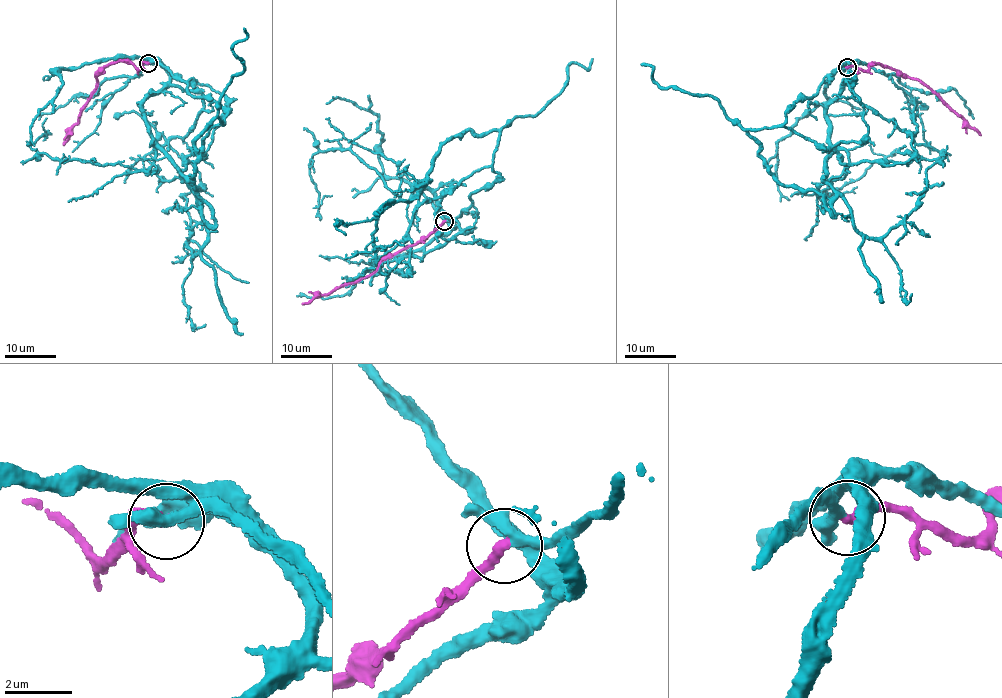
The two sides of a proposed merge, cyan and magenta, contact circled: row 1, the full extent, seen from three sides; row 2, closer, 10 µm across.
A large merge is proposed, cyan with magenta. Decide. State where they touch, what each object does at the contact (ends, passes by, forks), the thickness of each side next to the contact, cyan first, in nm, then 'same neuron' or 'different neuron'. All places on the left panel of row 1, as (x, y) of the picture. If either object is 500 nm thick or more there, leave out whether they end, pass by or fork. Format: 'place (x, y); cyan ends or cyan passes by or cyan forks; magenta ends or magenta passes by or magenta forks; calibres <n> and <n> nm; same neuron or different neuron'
place (148, 63); cyan forks; magenta ends; calibres 240 and 280 nm; same neuron

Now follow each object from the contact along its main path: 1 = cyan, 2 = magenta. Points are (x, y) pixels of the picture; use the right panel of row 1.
1: (847, 67), (798, 99), (784, 126), (840, 162), (907, 162), (915, 151), (915, 99), (927, 109)
2: (847, 67), (864, 71), (879, 64), (916, 79), (981, 135)

